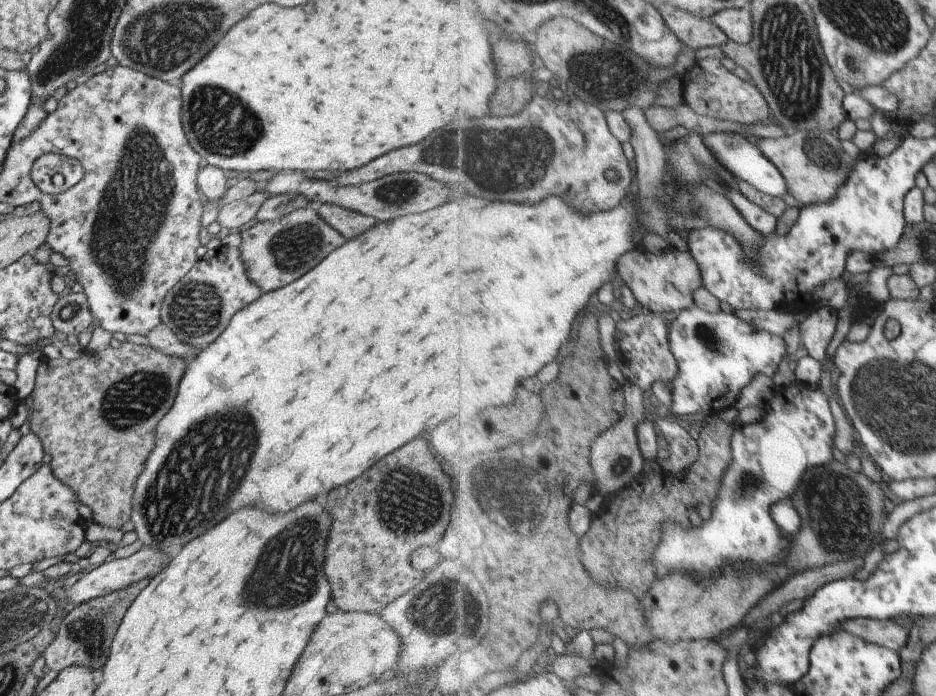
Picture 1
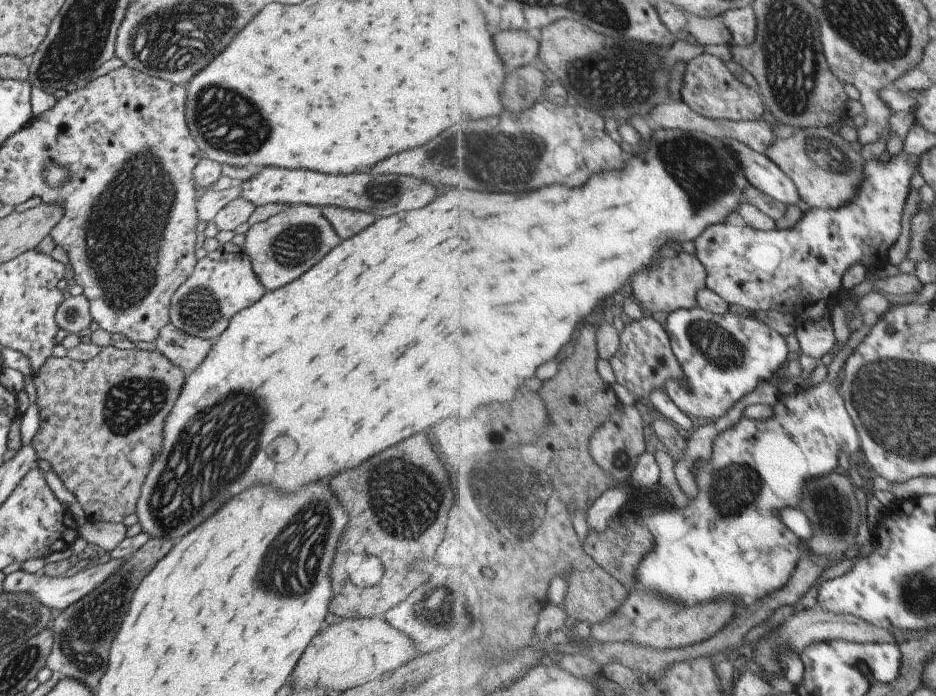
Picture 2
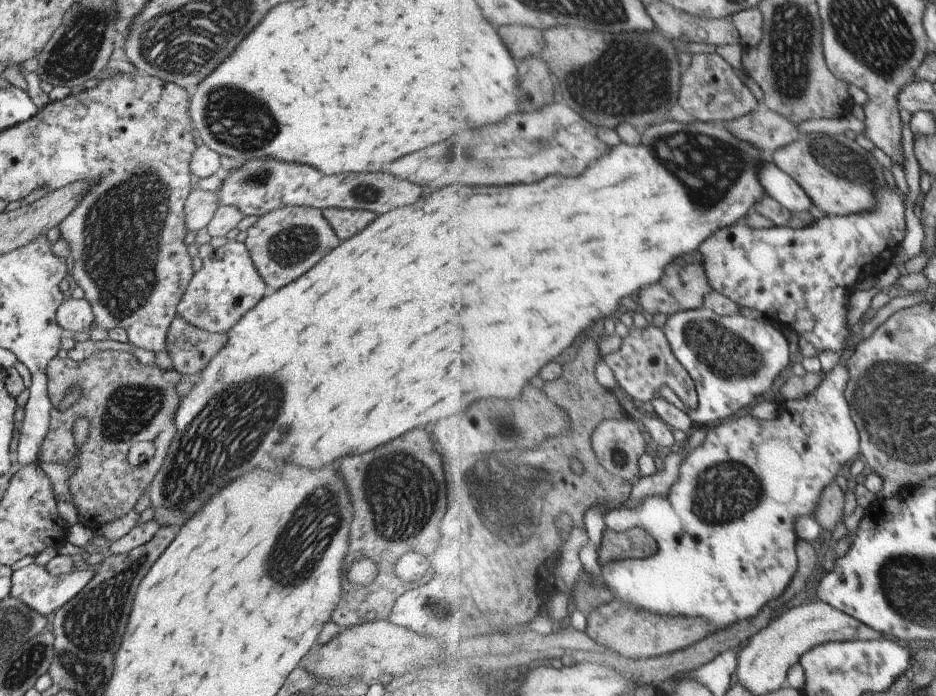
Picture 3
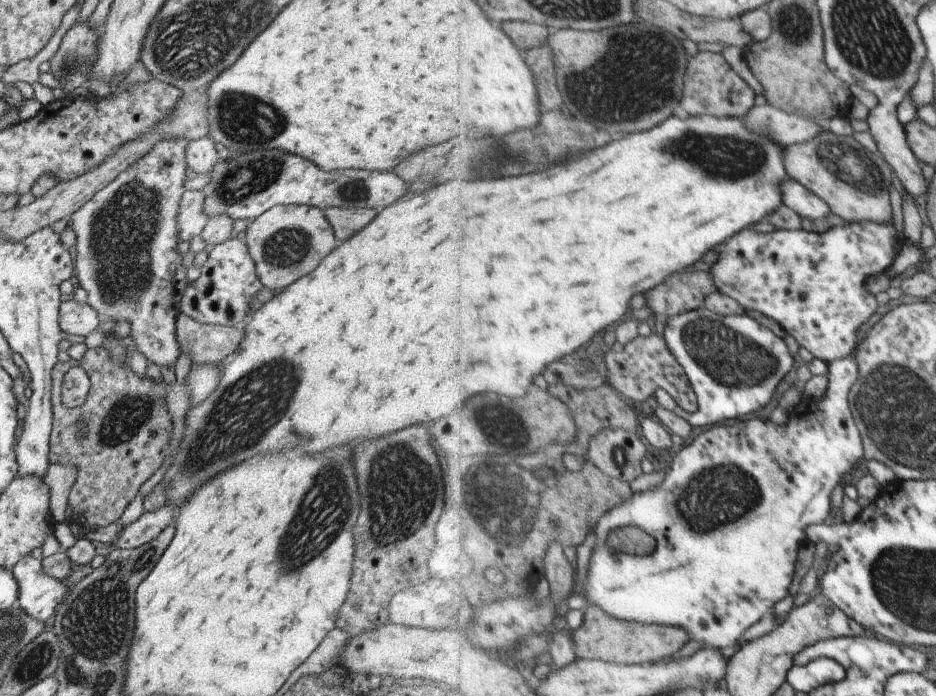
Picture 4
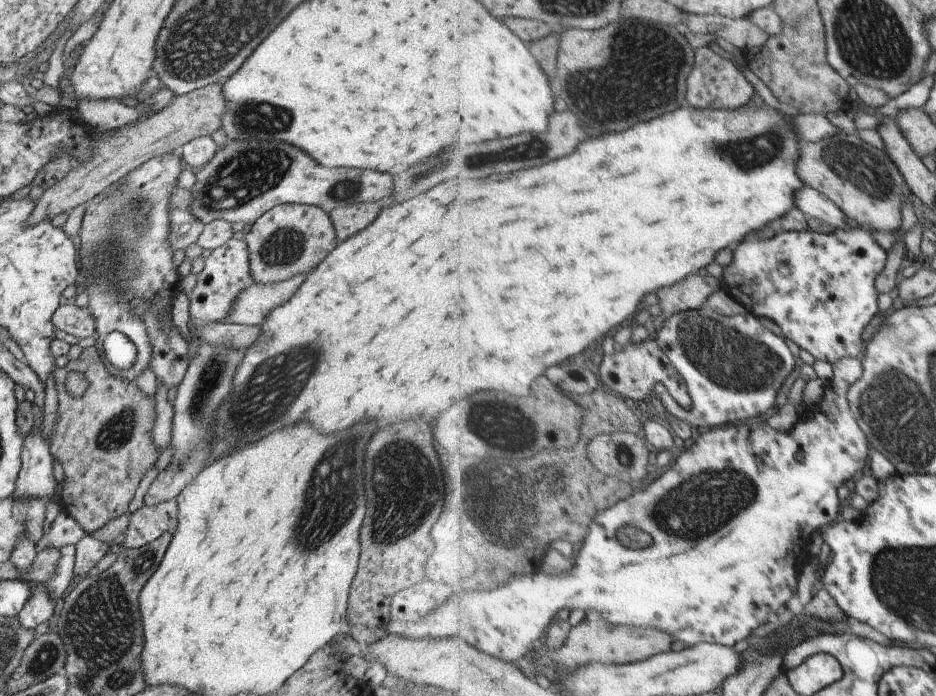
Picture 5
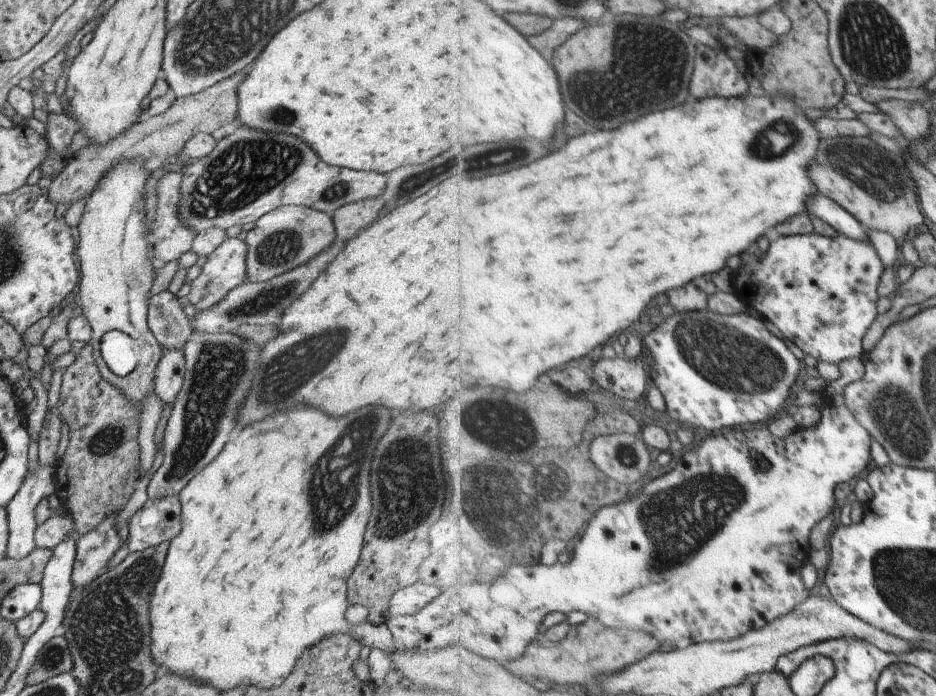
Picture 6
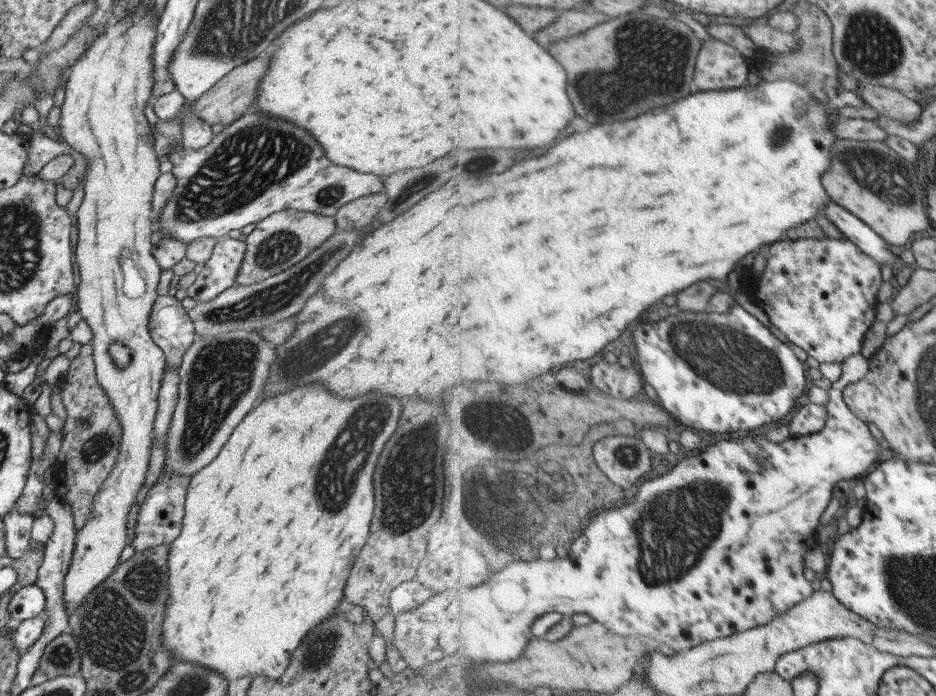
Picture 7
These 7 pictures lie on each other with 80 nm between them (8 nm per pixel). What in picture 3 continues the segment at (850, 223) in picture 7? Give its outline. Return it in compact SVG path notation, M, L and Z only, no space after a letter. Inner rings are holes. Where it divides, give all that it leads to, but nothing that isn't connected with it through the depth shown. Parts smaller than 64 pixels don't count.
M774 158L764 161L759 166L759 179L762 181L768 195L772 195L792 212L804 212L814 206L813 199L808 196L805 188L778 166Z

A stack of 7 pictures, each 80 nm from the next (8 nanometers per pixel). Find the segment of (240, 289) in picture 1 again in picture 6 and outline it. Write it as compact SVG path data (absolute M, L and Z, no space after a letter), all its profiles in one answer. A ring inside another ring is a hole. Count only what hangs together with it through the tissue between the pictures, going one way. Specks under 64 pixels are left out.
M240 238L226 239L207 257L202 273L191 282L191 290L186 297L196 311L205 311L215 307L233 288L247 280L247 244Z

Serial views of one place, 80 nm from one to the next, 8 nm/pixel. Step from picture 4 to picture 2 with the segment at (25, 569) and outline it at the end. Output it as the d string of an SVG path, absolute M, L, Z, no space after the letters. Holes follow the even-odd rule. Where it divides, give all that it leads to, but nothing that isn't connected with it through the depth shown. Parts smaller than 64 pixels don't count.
M106 557L97 563L92 563L83 570L80 570L80 572L73 573L71 577L68 576L67 578L49 577L44 574L37 575L18 570L5 576L3 580L3 590L7 593L27 592L35 594L43 605L46 605L54 613L57 613L67 606L83 599L93 590L96 590L104 581L116 575L124 564L124 559Z

